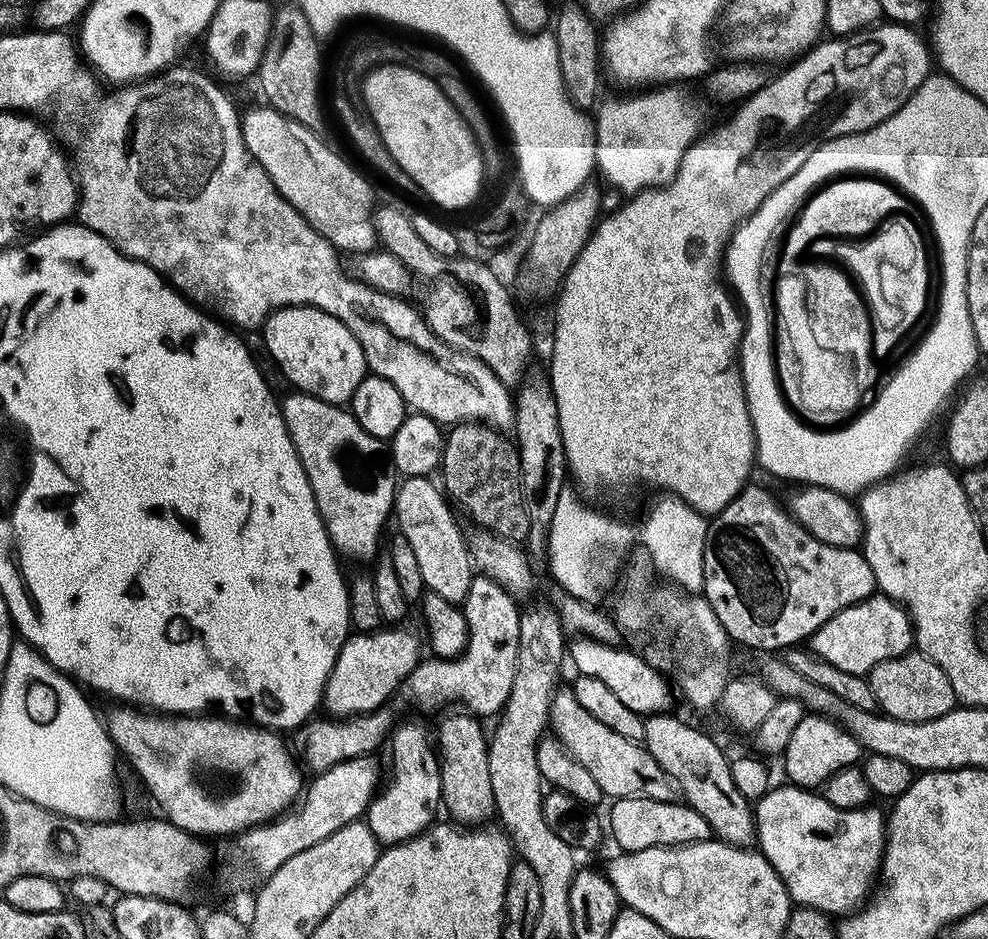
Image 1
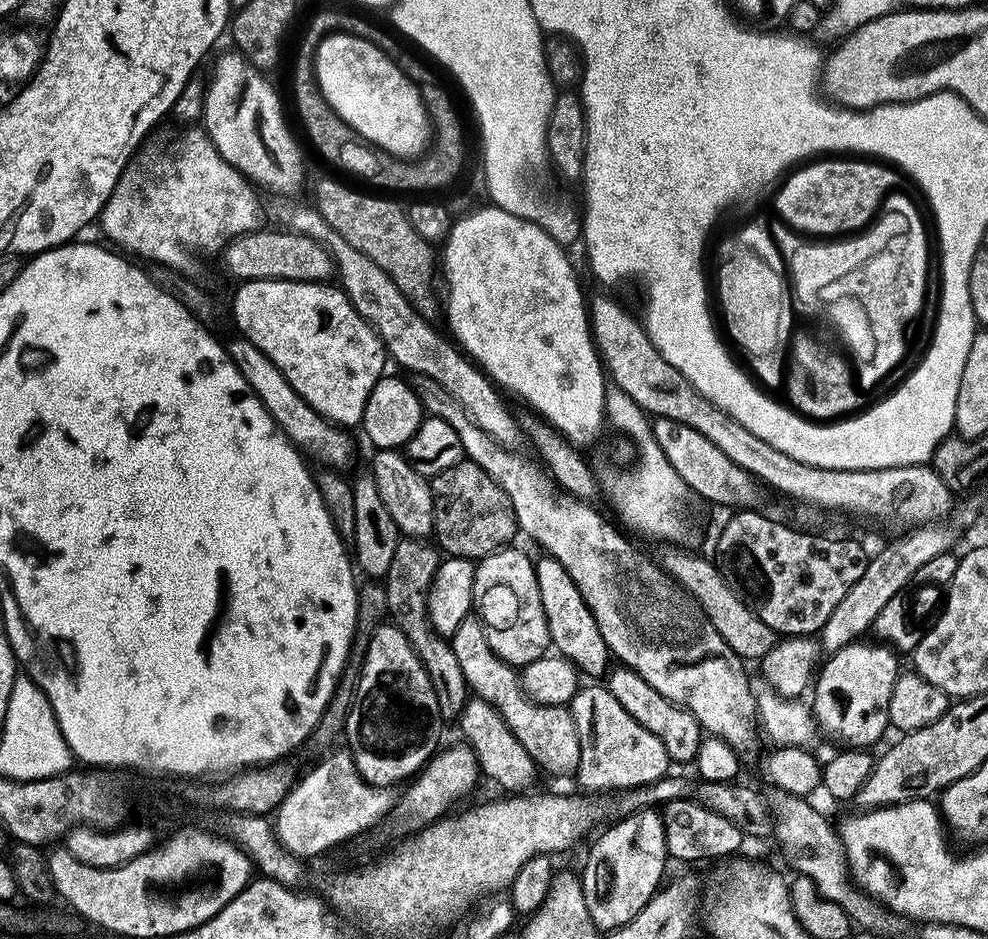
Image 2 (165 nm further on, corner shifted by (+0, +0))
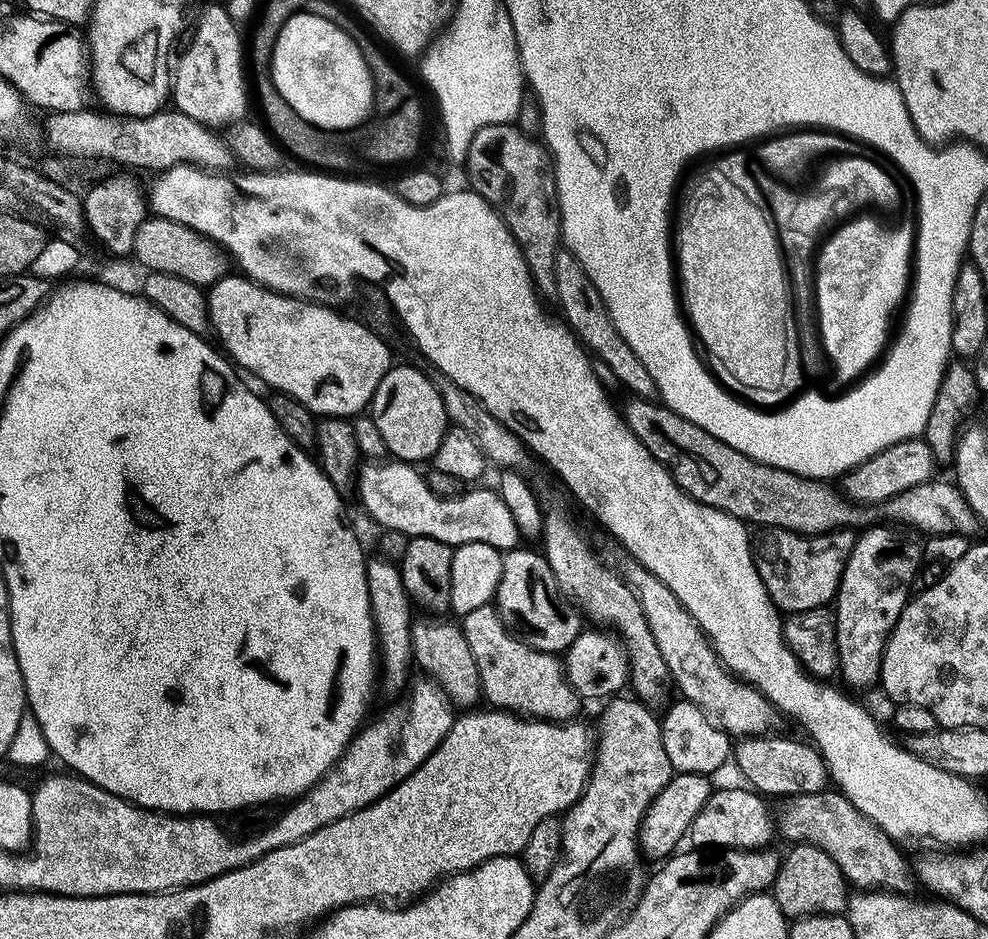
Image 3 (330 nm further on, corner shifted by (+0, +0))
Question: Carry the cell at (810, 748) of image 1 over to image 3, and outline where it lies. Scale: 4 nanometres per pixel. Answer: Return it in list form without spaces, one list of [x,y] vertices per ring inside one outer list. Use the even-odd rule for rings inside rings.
[[[883,523],[877,528],[865,527],[856,536],[856,545],[848,556],[836,591],[834,615],[839,675],[844,676],[843,683],[849,689],[875,689],[879,685],[888,635],[894,630],[902,610],[913,595],[912,583],[920,572],[920,560],[925,559],[921,533],[907,526]]]

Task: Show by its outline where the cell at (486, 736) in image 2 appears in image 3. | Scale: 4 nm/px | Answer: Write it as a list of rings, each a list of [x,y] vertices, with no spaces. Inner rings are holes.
[[[424,614],[424,617],[422,617],[421,620],[420,620],[420,617],[413,619],[412,621],[412,659],[417,669],[424,668],[423,675],[425,677],[435,680],[436,683],[440,685],[441,690],[444,691],[446,695],[448,695],[449,700],[452,701],[453,705],[455,705],[457,709],[472,710],[472,709],[475,709],[477,705],[479,705],[476,703],[478,703],[479,700],[482,700],[482,689],[480,687],[480,679],[478,678],[478,666],[474,662],[474,654],[470,654],[470,642],[466,642],[466,634],[464,633],[463,627],[461,627],[461,625],[457,623],[457,621],[455,624],[455,622],[452,620],[444,620],[444,619],[448,619],[448,618],[441,618],[439,615],[436,615],[436,614]]]

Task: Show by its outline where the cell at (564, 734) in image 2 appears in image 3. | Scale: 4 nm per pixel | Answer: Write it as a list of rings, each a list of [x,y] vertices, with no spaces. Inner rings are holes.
[[[491,603],[464,614],[462,627],[466,634],[466,642],[470,642],[470,654],[474,654],[474,662],[478,666],[478,678],[483,695],[492,703],[489,705],[534,720],[568,722],[579,717],[576,715],[580,712],[582,701],[576,689],[568,685],[568,675],[564,673],[559,655],[530,647],[527,642],[521,640],[516,633],[505,626],[504,619]]]

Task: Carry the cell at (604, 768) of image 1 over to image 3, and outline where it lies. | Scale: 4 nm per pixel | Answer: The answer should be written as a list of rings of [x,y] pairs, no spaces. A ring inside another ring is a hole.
[[[825,790],[814,794],[790,796],[779,801],[780,813],[774,816],[774,828],[780,832],[788,842],[803,842],[818,846],[830,858],[834,858],[836,865],[842,870],[845,880],[856,890],[883,890],[885,892],[912,894],[918,888],[918,880],[914,875],[913,865],[904,861],[899,852],[897,841],[891,840],[866,814],[862,814],[852,802],[846,799],[838,790]]]

